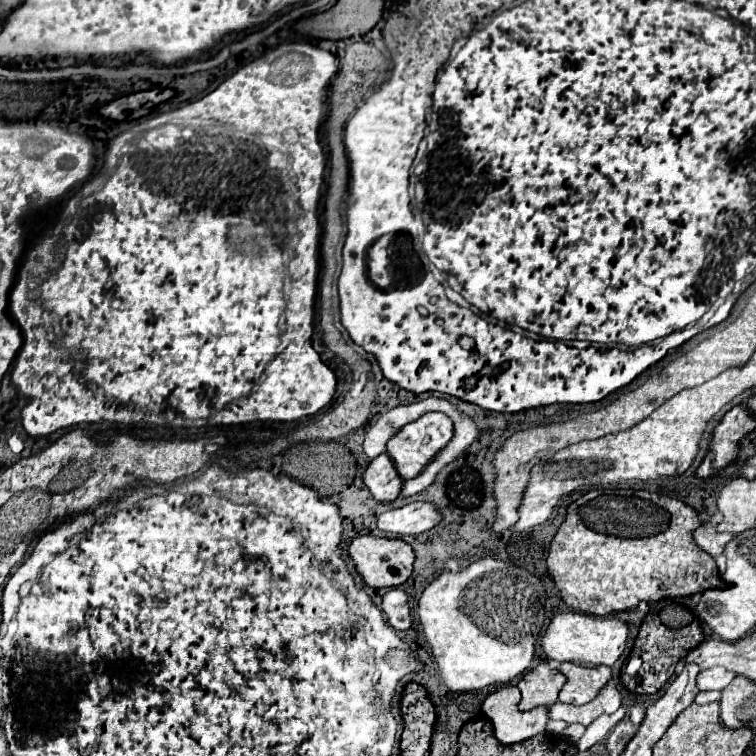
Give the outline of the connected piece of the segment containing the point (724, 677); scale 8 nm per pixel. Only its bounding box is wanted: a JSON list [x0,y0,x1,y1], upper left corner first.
[698,667,734,691]

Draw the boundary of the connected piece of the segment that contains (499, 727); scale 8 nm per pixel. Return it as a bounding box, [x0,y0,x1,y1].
[482,685,548,745]

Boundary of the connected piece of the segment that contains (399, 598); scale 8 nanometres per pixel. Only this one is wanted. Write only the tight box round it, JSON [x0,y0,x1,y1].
[382,589,412,631]

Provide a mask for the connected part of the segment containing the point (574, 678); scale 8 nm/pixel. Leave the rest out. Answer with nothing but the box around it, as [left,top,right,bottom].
[558,663,610,705]

